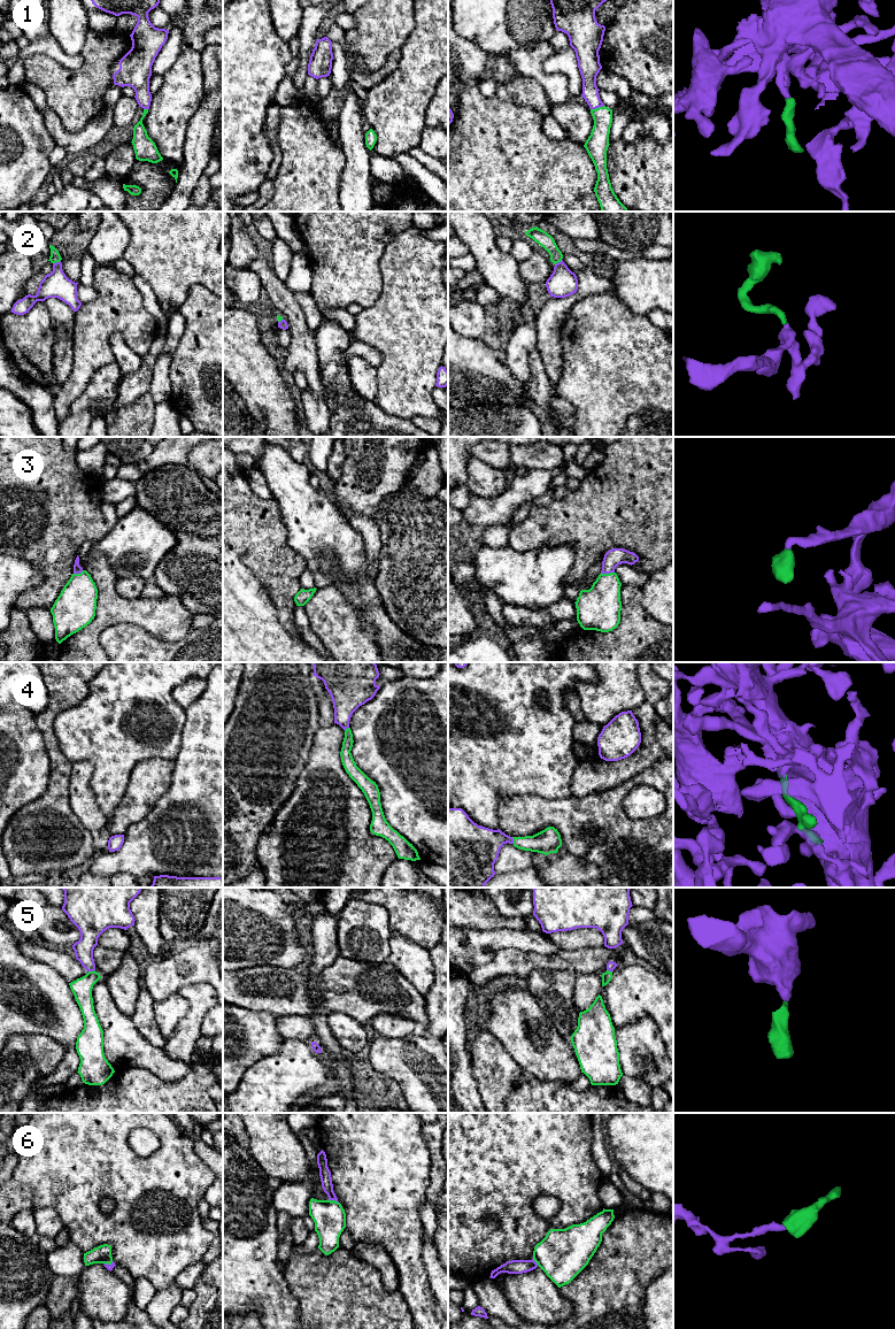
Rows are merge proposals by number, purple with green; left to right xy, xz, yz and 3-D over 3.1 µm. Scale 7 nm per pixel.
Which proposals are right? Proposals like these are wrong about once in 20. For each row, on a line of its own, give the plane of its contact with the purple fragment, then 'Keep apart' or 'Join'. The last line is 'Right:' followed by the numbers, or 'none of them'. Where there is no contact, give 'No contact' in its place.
1: Touches purple in yz. Join
2: Touches purple in xy. Join
3: Touches purple in yz. Join
4: Touches purple in yz. Join
5: Touches purple in xy. Join
6: Touches purple in xz. Join
Right: 1, 2, 3, 4, 5, 6

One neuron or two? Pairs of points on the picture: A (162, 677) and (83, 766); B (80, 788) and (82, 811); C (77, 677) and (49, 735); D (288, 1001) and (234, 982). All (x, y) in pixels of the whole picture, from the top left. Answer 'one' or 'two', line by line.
A: two
B: one
C: one
D: one

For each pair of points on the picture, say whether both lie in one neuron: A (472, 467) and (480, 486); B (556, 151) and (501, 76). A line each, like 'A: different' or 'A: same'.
A: same
B: different

